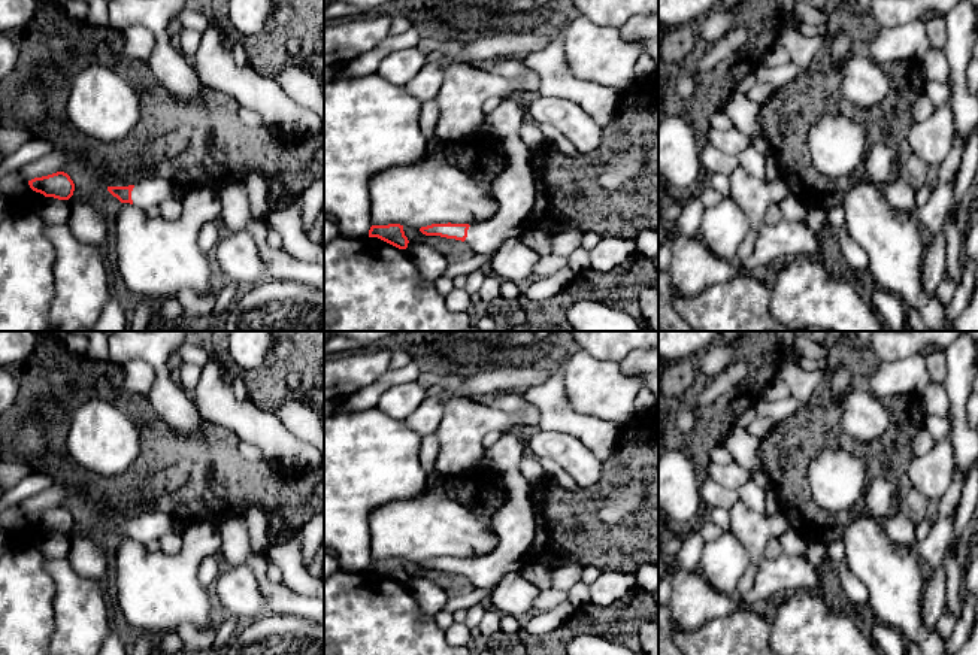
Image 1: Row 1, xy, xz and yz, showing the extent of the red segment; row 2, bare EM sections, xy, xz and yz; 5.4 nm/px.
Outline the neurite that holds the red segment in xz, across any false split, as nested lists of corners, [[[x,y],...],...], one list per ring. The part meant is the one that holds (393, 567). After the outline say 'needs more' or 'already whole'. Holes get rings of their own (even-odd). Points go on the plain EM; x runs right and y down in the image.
[[[400,558],[372,560],[369,571],[378,571],[399,583],[406,583],[409,577]]]; already whole

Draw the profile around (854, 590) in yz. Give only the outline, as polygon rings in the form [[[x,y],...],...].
[[[845,558],[835,567],[839,576],[841,589],[853,607],[868,604],[868,589],[865,583],[848,568]]]

